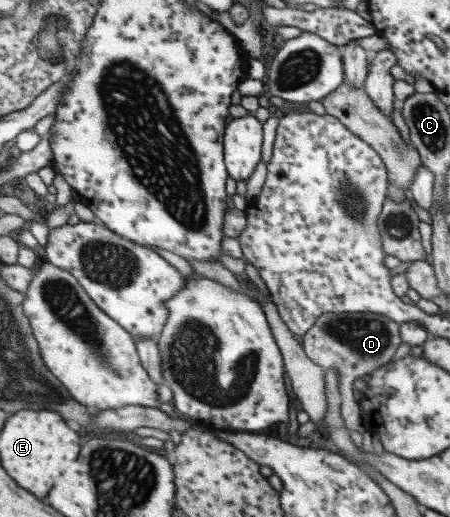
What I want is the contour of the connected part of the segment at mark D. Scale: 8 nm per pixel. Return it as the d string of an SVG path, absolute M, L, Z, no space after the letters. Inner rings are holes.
M370 312L324 313L314 321L312 327L299 338L301 348L311 362L318 366L336 369L340 393L340 416L350 431L362 434L365 427L359 415L359 406L354 399L352 383L357 378L370 374L371 370L391 360L400 342L399 325L382 314Z

